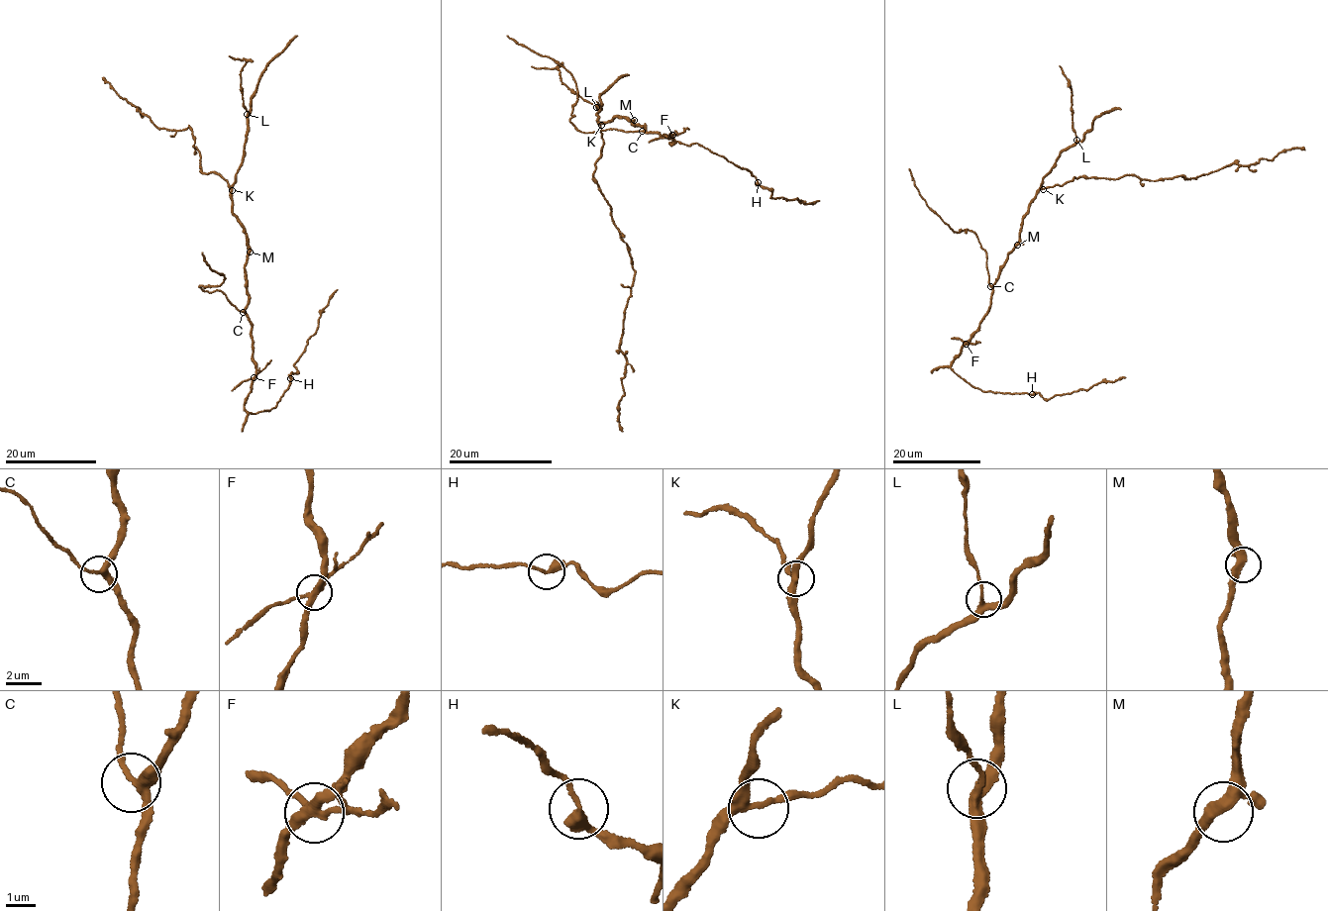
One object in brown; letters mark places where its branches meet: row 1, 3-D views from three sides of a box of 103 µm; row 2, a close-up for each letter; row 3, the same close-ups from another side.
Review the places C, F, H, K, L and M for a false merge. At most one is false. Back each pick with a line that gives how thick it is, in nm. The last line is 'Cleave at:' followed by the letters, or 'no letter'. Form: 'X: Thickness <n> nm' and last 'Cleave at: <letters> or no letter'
F: Thickness 260 nm
Cleave at: F

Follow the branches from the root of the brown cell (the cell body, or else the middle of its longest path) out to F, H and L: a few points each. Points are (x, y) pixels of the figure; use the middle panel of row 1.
F: (631, 120), (636, 126), (645, 127), (648, 134), (658, 133), (668, 138), (672, 135)
H: (631, 120), (648, 134), (668, 138), (673, 134), (671, 145), (702, 145), (758, 181)
L: (631, 120), (618, 115), (599, 122), (595, 114), (599, 110), (595, 103), (596, 107)

